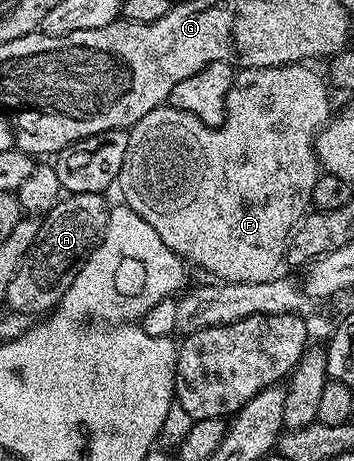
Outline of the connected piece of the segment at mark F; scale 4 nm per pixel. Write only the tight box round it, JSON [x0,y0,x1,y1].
[117,64,330,284]

